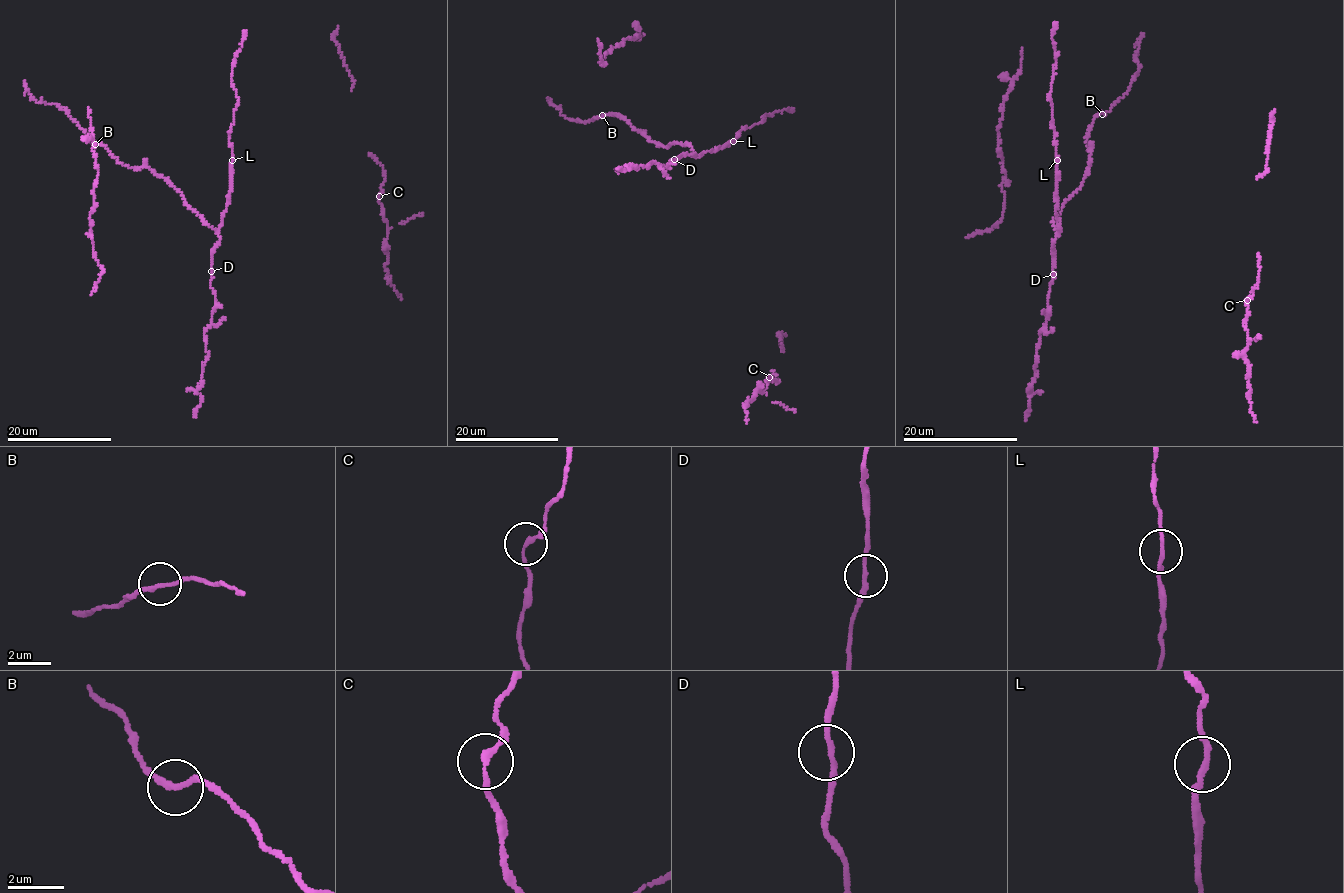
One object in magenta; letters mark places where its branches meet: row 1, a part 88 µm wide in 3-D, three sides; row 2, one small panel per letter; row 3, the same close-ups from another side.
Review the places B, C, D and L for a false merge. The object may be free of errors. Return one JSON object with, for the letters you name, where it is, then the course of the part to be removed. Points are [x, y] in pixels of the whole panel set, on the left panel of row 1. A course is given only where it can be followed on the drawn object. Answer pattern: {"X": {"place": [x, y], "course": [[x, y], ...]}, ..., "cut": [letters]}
{"cut": []}

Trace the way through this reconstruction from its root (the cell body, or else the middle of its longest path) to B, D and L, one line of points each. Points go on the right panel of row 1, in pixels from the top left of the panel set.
B: (1053, 248), (1057, 232), (1052, 221), (1083, 183), (1091, 163), (1086, 138), (1095, 116), (1102, 114)
D: (1053, 248), (1053, 274)
L: (1053, 248), (1053, 240), (1059, 232), (1057, 160)

